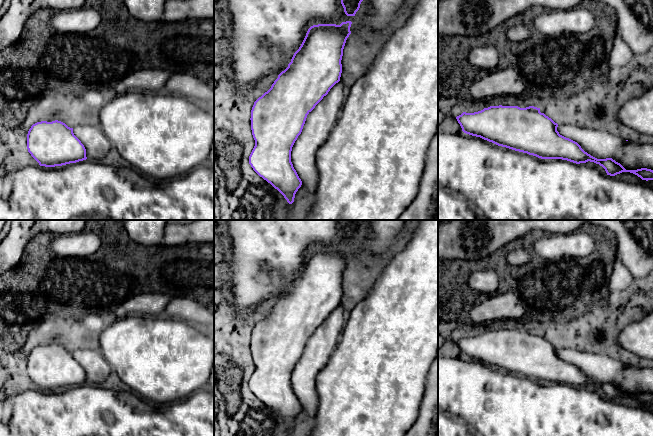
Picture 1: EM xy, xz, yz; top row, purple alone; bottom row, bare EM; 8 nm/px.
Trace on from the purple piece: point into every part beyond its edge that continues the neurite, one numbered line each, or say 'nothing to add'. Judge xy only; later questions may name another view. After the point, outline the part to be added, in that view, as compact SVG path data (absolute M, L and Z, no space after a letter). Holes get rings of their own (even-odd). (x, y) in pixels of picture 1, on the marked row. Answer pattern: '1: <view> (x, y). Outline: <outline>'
1: xy (97, 145). Outline: M77 125L73 128L73 133L84 145L88 160L98 161L105 157L112 148L112 144L102 128L97 126Z

